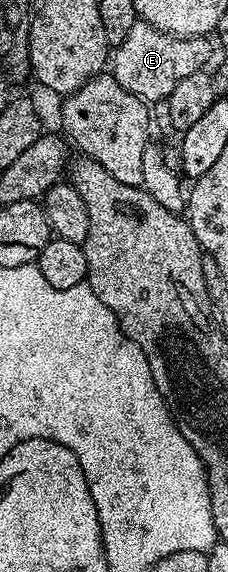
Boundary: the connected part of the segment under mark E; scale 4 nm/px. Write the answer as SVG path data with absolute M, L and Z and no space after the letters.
M137 20L136 25L130 27L130 35L126 35L126 39L115 46L110 57L110 73L117 83L130 91L130 95L145 103L164 103L167 102L170 91L174 91L174 87L178 87L186 75L194 75L207 66L204 64L212 53L208 43L208 37L171 37L168 33L160 33L152 25Z

